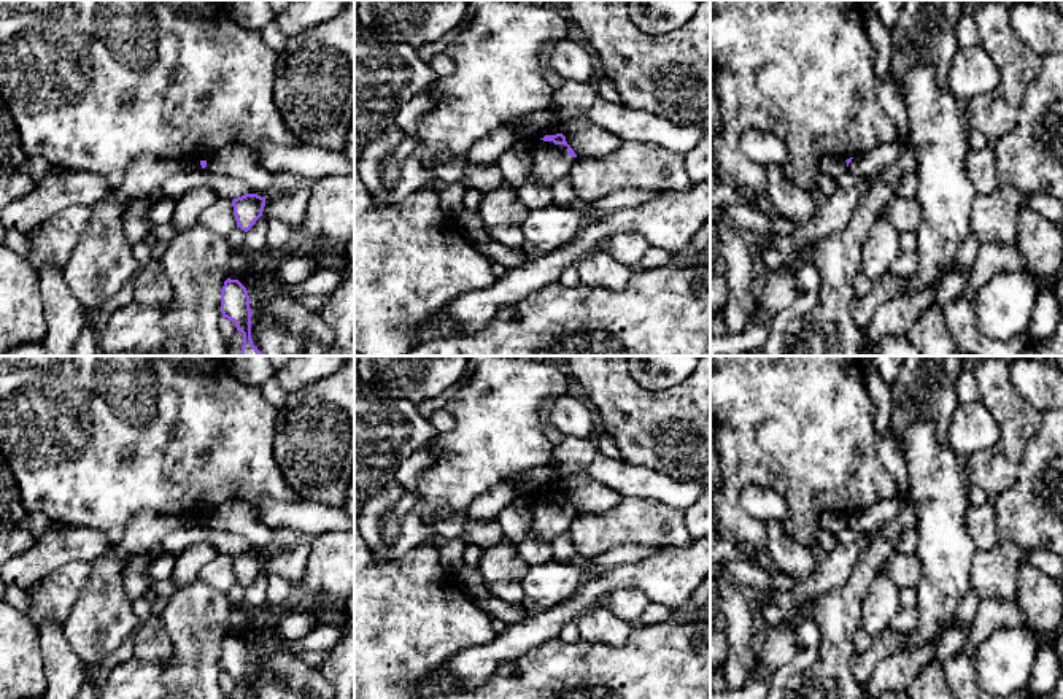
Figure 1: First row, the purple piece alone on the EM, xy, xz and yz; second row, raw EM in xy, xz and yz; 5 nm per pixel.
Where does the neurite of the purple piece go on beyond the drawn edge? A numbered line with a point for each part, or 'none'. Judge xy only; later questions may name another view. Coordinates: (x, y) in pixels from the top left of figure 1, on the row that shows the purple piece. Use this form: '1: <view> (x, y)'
none

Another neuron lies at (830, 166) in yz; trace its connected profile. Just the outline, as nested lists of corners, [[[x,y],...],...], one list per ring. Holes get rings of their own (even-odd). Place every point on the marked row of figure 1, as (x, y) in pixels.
[[[825,156],[820,162],[820,173],[829,178],[837,178],[847,170],[848,170],[847,162],[845,159],[841,159],[841,157]]]

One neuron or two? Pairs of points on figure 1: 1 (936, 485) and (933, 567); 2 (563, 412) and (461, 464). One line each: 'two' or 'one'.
1: one
2: two

